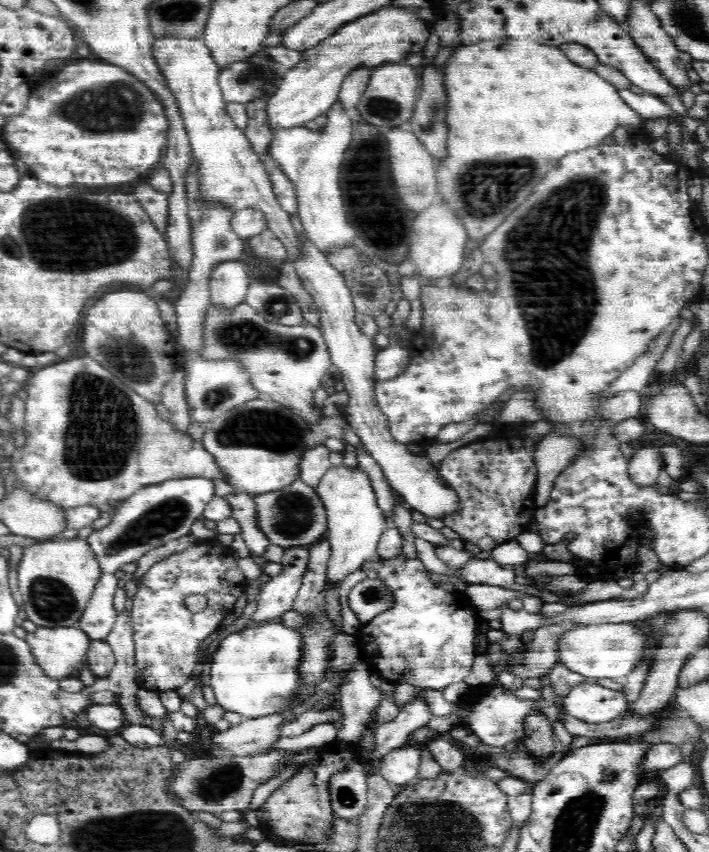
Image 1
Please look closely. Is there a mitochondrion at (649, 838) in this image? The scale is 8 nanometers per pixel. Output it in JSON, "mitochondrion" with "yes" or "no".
{"mitochondrion":"no"}

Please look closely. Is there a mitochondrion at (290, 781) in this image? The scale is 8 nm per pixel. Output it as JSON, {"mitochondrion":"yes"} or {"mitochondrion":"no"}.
{"mitochondrion":"no"}

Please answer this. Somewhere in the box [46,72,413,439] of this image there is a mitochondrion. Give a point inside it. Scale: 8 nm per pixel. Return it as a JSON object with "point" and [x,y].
{"point":[112,107]}

